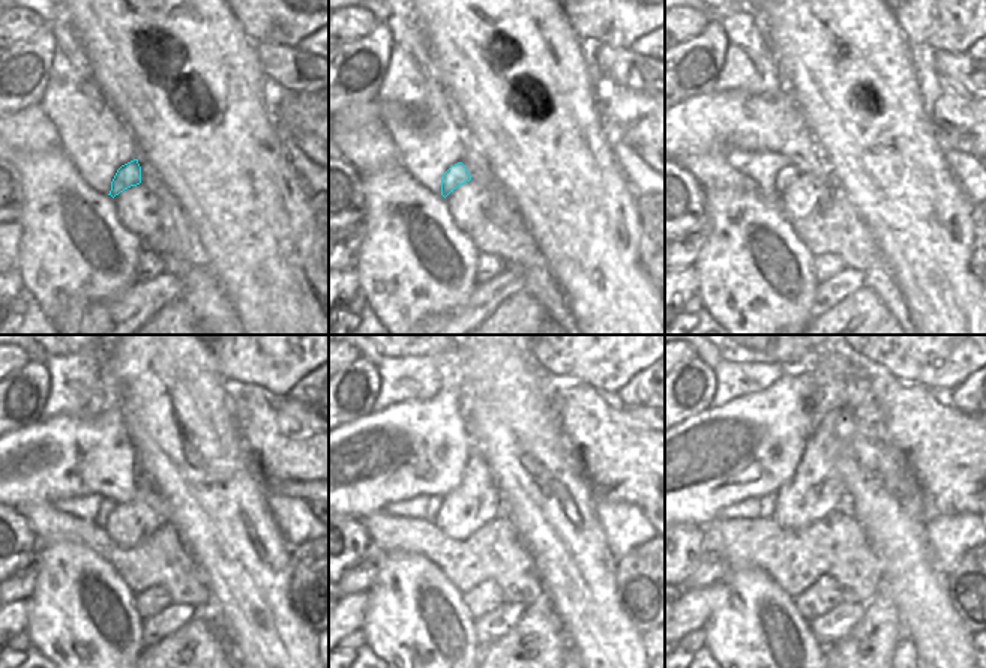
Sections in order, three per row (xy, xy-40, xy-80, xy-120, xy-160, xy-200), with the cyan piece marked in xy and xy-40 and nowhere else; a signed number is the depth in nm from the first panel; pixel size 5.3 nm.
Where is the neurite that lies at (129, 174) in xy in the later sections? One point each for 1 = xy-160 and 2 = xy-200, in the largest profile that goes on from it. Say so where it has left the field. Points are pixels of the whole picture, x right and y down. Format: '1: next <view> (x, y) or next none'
1: next xy-160 (434, 503)
2: next xy-200 (767, 502)

